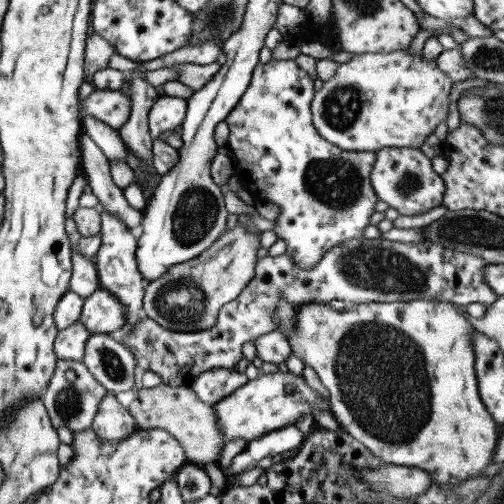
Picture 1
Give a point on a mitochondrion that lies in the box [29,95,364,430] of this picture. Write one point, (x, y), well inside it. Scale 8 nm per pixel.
(196, 211)

